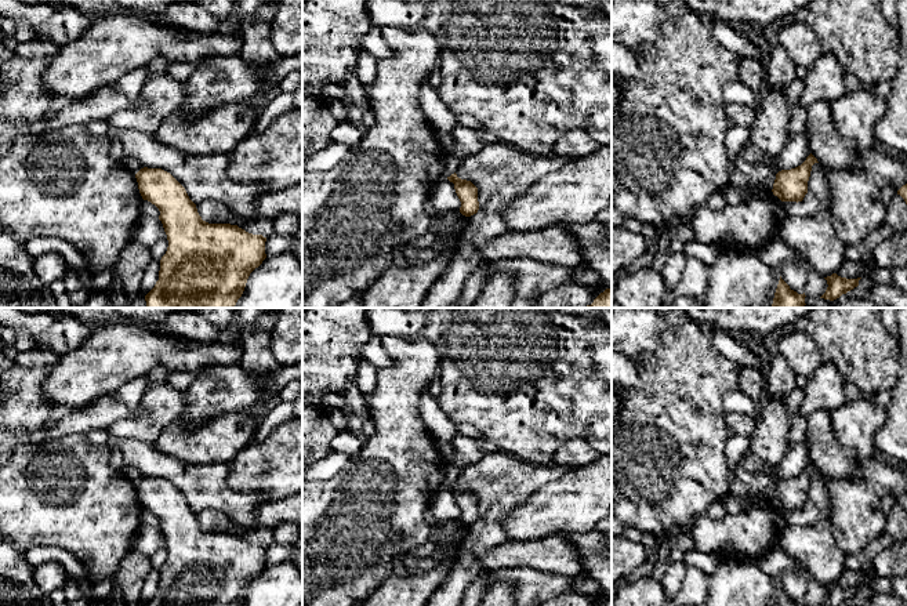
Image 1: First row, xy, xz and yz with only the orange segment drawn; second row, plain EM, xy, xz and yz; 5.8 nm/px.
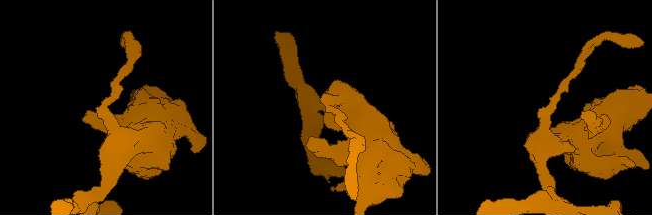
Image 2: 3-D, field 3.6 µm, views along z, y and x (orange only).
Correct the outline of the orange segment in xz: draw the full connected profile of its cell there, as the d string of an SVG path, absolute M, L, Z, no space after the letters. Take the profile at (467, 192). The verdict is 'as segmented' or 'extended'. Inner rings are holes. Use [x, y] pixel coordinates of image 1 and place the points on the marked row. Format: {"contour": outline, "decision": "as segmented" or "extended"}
{"contour": "M457 174L447 177L450 182L454 184L456 193L461 202L460 213L465 217L471 217L478 213L478 188L467 179L461 179Z", "decision": "as segmented"}

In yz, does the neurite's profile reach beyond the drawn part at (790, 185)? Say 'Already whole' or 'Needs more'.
Already whole

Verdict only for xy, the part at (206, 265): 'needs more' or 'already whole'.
already whole

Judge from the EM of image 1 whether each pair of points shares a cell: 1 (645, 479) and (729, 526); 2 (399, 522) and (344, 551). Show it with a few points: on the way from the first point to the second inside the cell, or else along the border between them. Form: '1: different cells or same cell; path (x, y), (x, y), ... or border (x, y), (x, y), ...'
1: different cells; border (704, 514), (699, 515), (684, 530)
2: same cell; path (385, 522), (373, 522), (358, 537)

